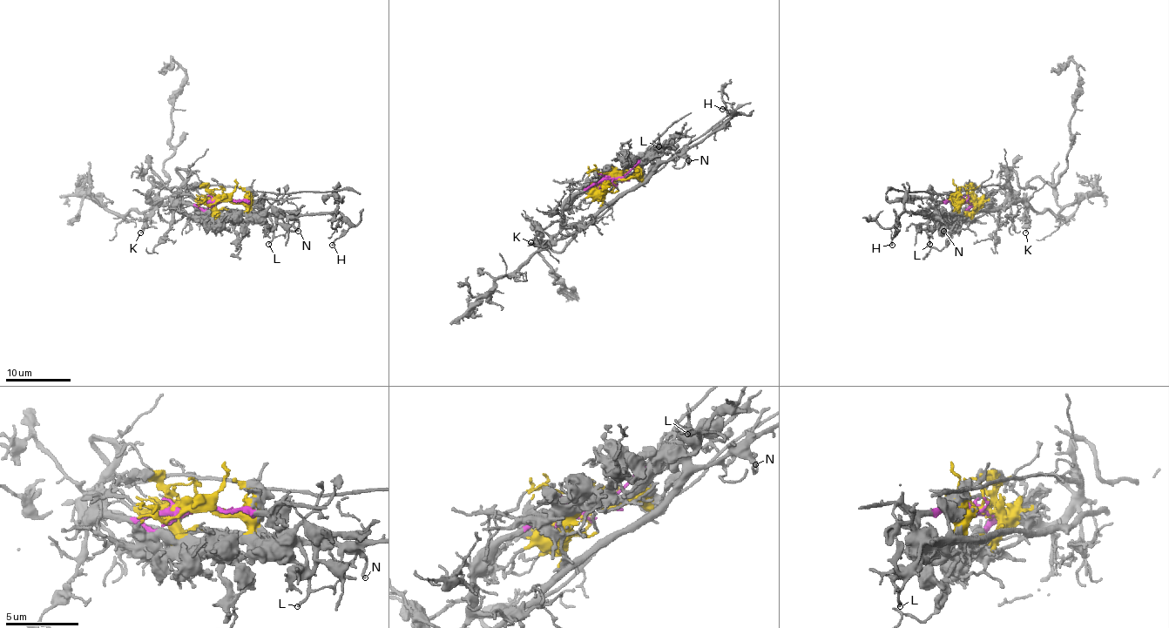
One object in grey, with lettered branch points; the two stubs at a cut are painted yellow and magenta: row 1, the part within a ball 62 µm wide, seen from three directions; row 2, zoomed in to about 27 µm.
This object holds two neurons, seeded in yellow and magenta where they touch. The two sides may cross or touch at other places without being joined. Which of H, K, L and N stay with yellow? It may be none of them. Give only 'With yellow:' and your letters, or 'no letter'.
With yellow: H, L, N

